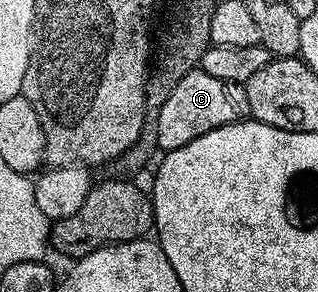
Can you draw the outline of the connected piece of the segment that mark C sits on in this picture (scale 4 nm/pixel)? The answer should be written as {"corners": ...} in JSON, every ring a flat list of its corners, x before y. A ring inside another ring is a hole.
{"corners":[[197,68,186,76,182,76,182,80,178,80,178,84,170,92,170,96,166,96,166,100,160,105,159,110,155,111,156,145,164,152,182,148,182,144,190,144,190,140,198,140,198,136,206,136,206,132,214,132,214,128,242,122,248,117,248,101,241,83,218,80,215,76,206,73,205,70]]}

